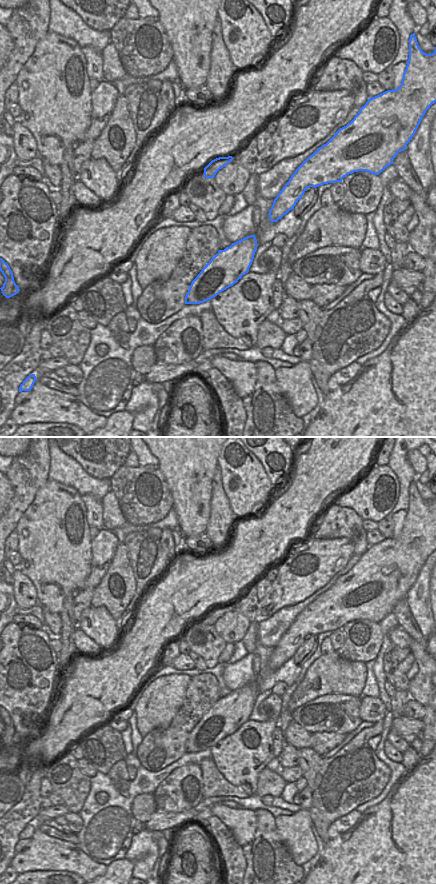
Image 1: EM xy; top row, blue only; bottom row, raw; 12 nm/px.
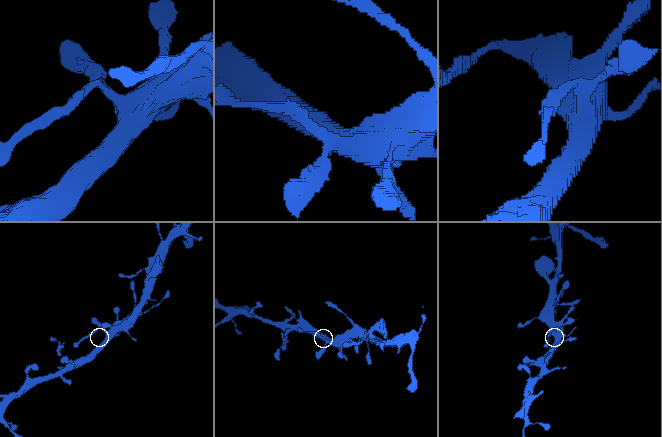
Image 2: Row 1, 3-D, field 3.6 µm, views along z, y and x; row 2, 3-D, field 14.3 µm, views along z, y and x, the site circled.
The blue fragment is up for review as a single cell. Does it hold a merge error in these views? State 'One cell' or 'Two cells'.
One cell.

